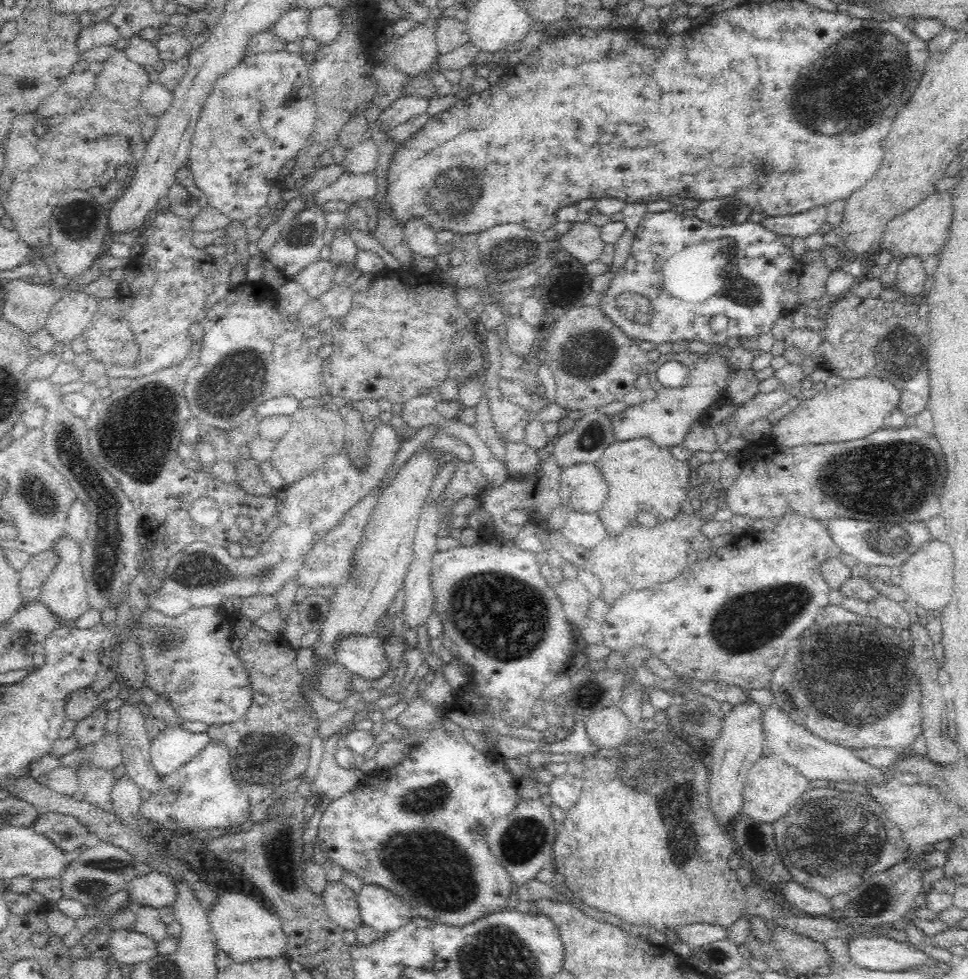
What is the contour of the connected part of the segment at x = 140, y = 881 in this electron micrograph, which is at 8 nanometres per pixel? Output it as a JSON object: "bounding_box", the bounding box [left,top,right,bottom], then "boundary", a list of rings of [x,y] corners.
{"bounding_box":[124,871,177,907],"boundary":[[[151,871],[143,876],[136,876],[126,883],[124,888],[128,891],[128,902],[132,907],[173,906],[177,897],[177,890],[170,876],[166,873]]]}

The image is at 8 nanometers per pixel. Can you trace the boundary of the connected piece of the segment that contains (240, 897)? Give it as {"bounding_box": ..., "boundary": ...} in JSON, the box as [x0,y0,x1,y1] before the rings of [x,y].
{"bounding_box":[207,892,287,963],"boundary":[[[240,892],[221,894],[207,916],[215,945],[232,960],[240,963],[250,962],[254,958],[285,956],[287,939],[282,931],[282,923],[262,898],[258,902],[256,898]]]}

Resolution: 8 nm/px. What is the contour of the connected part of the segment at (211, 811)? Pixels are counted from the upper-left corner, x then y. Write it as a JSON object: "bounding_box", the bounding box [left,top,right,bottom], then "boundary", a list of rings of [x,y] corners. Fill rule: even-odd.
{"bounding_box":[140,741,250,832],"boundary":[[[210,741],[196,757],[182,765],[173,774],[161,777],[161,788],[143,801],[140,819],[158,822],[170,830],[188,832],[210,831],[242,825],[250,819],[250,800],[235,784],[231,774],[228,748]]]}

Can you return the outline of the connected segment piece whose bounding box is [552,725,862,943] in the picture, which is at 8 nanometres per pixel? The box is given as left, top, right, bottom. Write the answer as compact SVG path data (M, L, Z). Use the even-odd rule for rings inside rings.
M658 726L654 731L644 731L641 727L634 735L634 738L624 742L618 748L618 752L610 758L598 758L593 756L581 756L580 760L585 768L583 780L583 788L580 799L574 807L570 808L566 814L566 818L560 824L557 824L557 836L553 846L553 864L555 872L559 872L564 877L566 888L586 904L586 906L596 908L602 913L610 913L620 920L636 925L653 927L660 932L664 930L676 930L679 927L706 923L714 926L722 926L724 928L734 925L744 914L751 917L756 915L767 921L774 921L778 928L792 929L796 933L800 933L819 943L825 943L826 940L832 938L850 938L852 934L858 934L862 931L861 926L850 926L837 917L812 917L810 915L799 912L784 913L782 907L776 907L773 902L767 900L765 890L762 889L758 882L754 882L749 887L744 887L738 883L734 869L730 868L728 862L730 856L734 853L735 845L730 837L729 829L725 829L723 825L714 817L709 806L709 763L711 757L708 752L702 752L702 746L693 741L690 743L688 739L681 738L673 733L673 730L663 726Z

